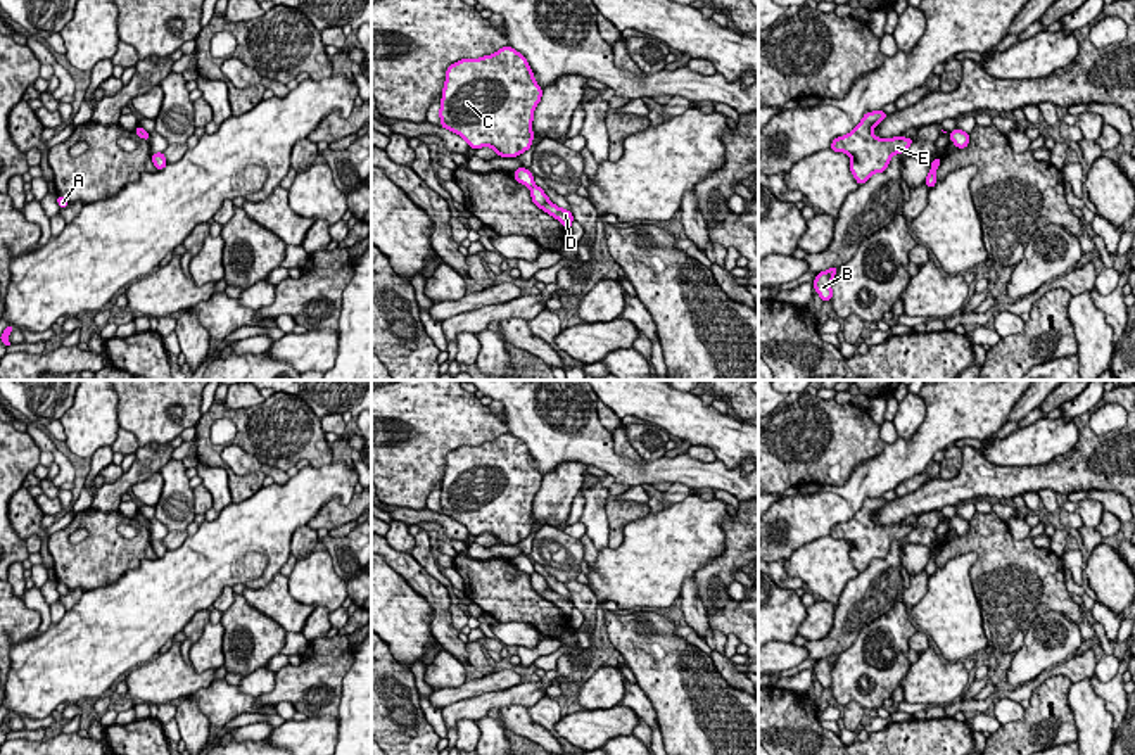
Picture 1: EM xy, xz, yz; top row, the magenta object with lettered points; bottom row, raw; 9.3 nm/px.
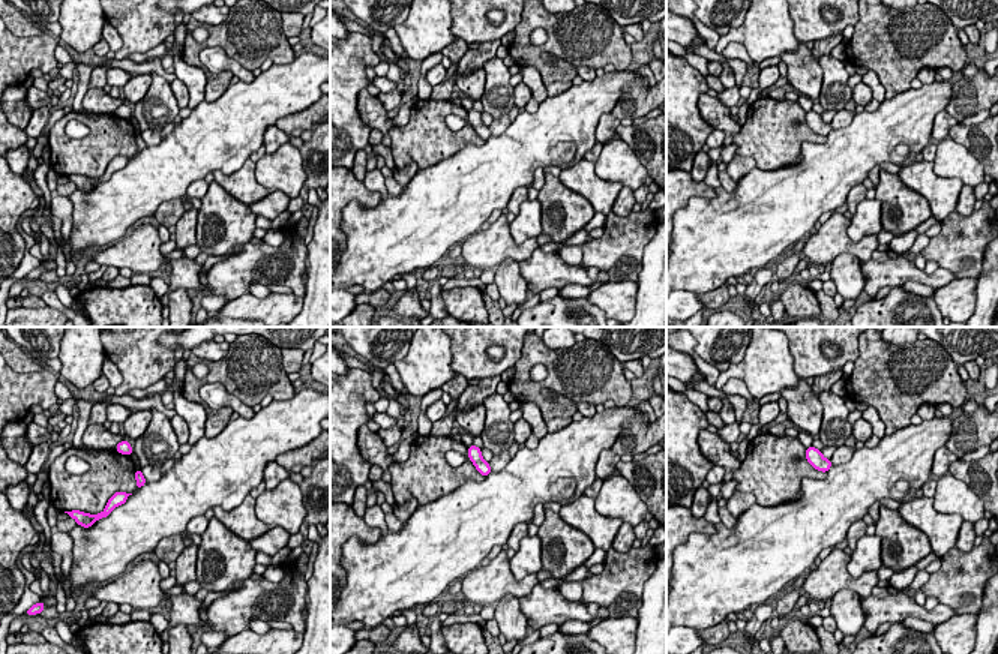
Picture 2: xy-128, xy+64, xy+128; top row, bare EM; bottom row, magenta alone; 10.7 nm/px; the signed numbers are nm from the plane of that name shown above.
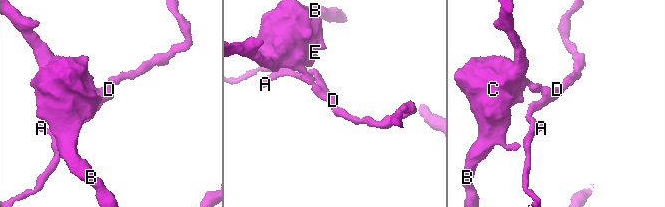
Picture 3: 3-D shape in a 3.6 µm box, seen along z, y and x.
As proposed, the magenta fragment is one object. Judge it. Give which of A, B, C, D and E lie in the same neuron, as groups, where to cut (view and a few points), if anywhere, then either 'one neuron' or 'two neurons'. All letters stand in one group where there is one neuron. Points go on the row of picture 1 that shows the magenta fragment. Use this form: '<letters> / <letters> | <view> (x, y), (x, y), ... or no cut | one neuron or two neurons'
A D / B C E | xz (534, 183), (531, 187) | two neurons

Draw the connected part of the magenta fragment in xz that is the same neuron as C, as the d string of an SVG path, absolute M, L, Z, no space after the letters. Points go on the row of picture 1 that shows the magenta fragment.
M511 47L480 59L461 59L446 69L441 126L463 136L475 150L492 147L499 157L518 157L532 145L534 109L541 97L542 88L536 83L527 59Z

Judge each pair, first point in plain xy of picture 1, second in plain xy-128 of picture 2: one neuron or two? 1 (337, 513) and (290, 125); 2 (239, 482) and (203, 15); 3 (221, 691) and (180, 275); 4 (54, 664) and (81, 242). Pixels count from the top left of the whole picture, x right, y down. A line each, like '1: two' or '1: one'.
1: one
2: two
3: one
4: one

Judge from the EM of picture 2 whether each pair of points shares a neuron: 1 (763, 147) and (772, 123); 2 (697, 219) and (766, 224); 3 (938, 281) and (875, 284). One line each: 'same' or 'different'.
1: same
2: same
3: same

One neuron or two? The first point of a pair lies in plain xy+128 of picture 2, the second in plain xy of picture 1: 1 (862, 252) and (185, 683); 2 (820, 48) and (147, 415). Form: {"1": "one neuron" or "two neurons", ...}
{"1": "one neuron", "2": "two neurons"}

